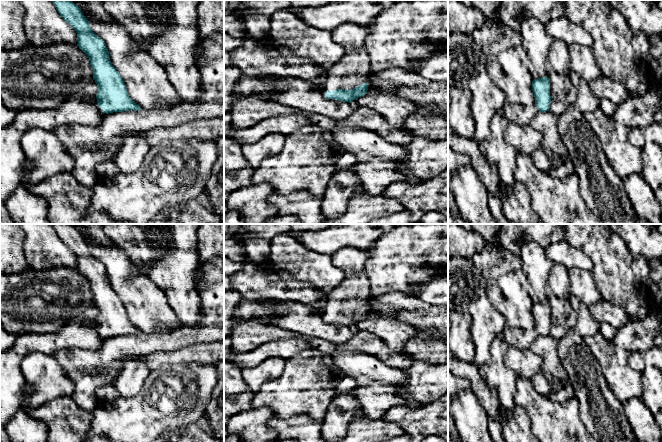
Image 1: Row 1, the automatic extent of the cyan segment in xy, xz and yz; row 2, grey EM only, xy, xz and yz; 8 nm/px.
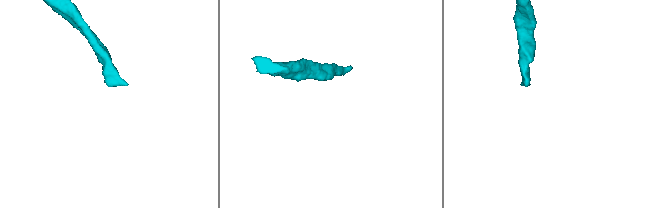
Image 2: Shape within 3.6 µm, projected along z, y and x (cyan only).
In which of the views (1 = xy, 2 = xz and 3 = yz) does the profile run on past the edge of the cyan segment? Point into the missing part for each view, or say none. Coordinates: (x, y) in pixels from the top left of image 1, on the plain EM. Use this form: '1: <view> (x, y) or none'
1: none
2: xz (353, 293)
3: yz (517, 337)

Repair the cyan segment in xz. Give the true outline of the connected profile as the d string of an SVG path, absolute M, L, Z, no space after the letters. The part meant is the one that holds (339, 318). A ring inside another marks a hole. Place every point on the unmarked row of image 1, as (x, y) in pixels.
M365 272L346 277L327 295L325 321L352 327L367 317L369 309L366 305L371 296L370 282Z

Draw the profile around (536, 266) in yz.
M529 241L520 247L519 258L522 261L522 270L530 284L528 294L532 303L550 301L552 294L547 281L549 273L556 265L551 261L546 251L536 242Z

